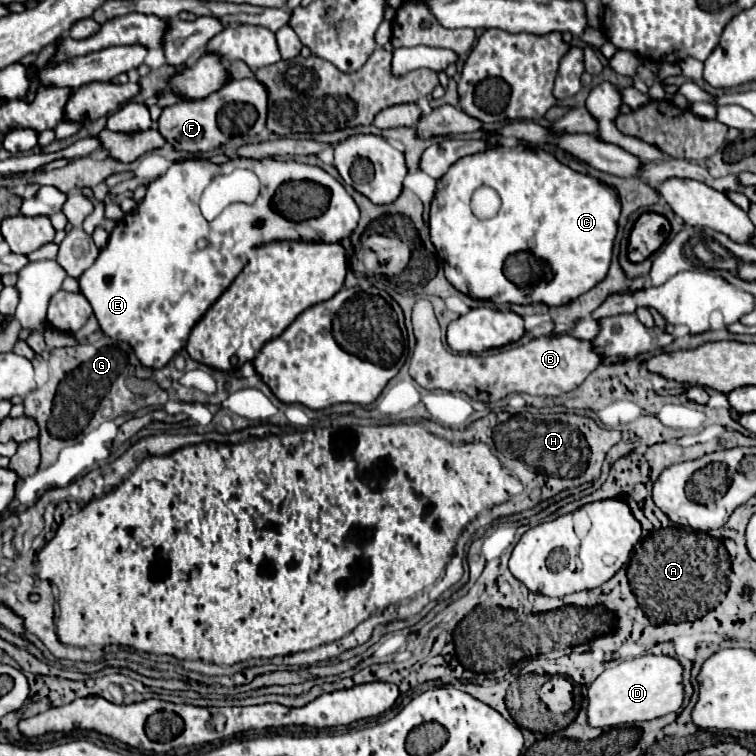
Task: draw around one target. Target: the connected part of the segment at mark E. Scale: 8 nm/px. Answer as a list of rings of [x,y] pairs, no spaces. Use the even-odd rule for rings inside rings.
[[[236,158],[226,164],[212,164],[206,160],[178,162],[172,164],[162,178],[154,180],[138,208],[116,224],[108,244],[100,250],[98,260],[80,274],[78,284],[80,292],[92,304],[104,334],[128,342],[144,366],[162,368],[180,352],[192,326],[246,266],[246,252],[250,248],[282,238],[340,242],[354,232],[358,220],[360,212],[354,198],[338,180],[318,166],[294,160],[280,162],[274,158]],[[234,168],[248,168],[262,180],[260,196],[252,206],[228,206],[214,222],[208,222],[200,214],[198,200],[216,176],[230,174]],[[284,180],[312,180],[332,192],[326,212],[318,218],[302,222],[284,218],[290,236],[282,236],[282,220],[268,220],[270,200]],[[306,222],[312,222],[308,226],[318,232],[306,232]],[[200,238],[208,240],[208,246],[202,250],[196,246]]]

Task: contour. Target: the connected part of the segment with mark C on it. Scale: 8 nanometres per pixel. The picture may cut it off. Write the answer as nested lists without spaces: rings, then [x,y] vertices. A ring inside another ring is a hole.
[[[500,144],[496,148],[486,148],[484,152],[464,156],[448,168],[448,172],[438,180],[438,190],[431,201],[428,225],[430,240],[438,256],[444,260],[446,278],[456,290],[472,298],[490,300],[496,304],[514,302],[518,305],[544,303],[548,306],[562,306],[588,292],[606,276],[612,258],[614,236],[618,230],[618,216],[620,200],[612,186],[606,186],[586,174],[574,172],[542,148],[524,148],[522,144],[504,148]],[[482,184],[494,188],[502,198],[502,208],[492,220],[478,220],[470,210],[470,196]],[[522,250],[532,252],[550,264],[554,270],[550,286],[510,286],[510,280],[506,280],[502,272],[502,260]]]

